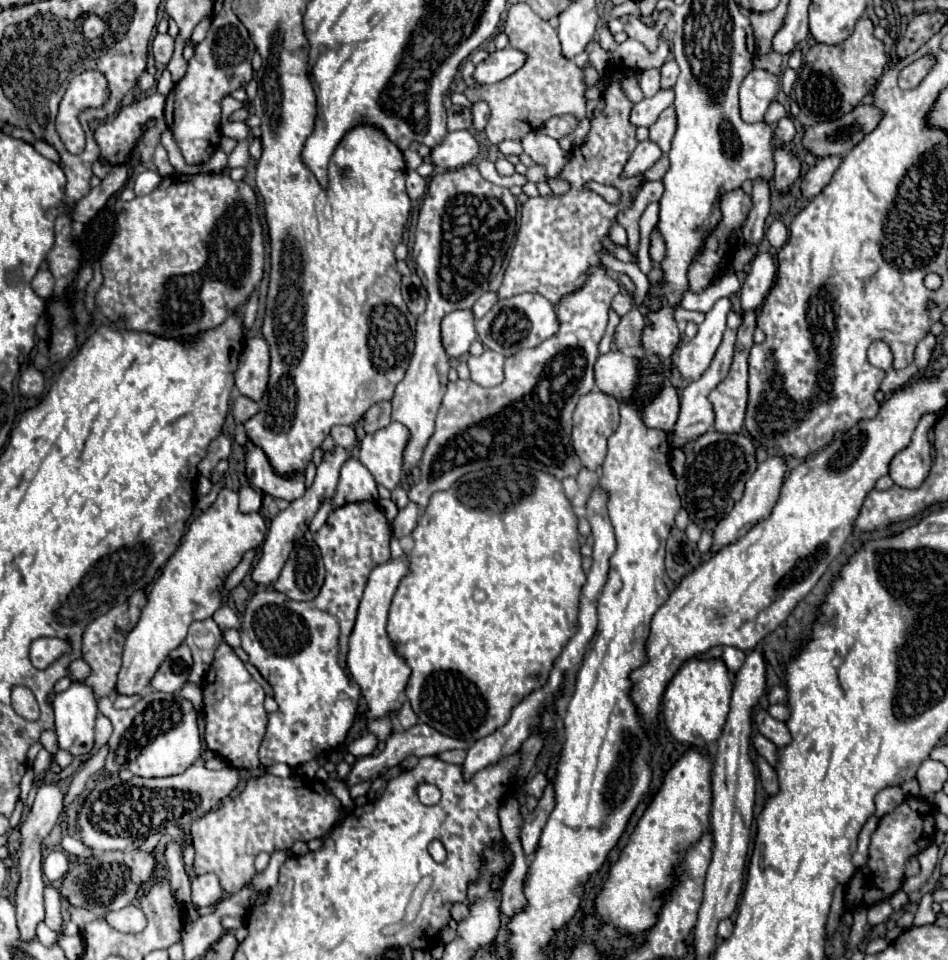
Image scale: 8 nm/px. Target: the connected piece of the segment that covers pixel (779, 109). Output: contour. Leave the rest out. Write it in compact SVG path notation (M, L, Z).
M772 102L770 108L768 108L768 112L766 112L766 116L764 116L764 122L770 124L770 126L776 126L776 122L778 122L780 118L784 118L784 116L788 116L786 110L784 110L784 106L778 104L778 102Z

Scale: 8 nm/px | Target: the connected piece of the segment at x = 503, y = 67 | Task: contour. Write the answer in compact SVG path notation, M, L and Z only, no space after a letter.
M508 46L504 50L496 50L484 62L480 62L476 66L474 78L480 84L496 84L496 82L512 76L514 72L518 72L524 66L524 62L526 62L526 54L522 50Z

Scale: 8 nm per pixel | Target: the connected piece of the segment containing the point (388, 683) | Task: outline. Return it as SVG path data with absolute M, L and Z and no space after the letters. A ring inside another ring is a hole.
M408 558L390 560L390 562L380 564L372 570L368 584L366 584L366 590L364 590L364 596L360 600L354 630L350 634L346 664L348 664L352 680L360 686L362 698L366 700L366 706L368 706L366 718L368 720L378 720L378 718L384 718L392 712L398 712L402 708L400 696L402 696L406 682L410 678L410 668L404 664L404 658L400 658L394 652L392 642L386 634L388 608L390 608L392 596L400 584L400 580L406 574L408 574Z

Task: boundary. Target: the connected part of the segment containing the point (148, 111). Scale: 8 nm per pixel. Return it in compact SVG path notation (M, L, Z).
M152 92L150 96L136 98L130 106L122 108L114 120L100 124L96 130L96 142L102 158L110 164L124 164L144 132L148 118L162 118L166 98Z

